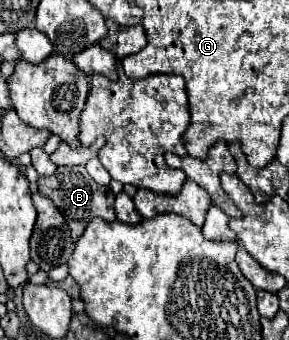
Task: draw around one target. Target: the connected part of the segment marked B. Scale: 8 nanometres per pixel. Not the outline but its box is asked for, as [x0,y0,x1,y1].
[39,166,115,240]

